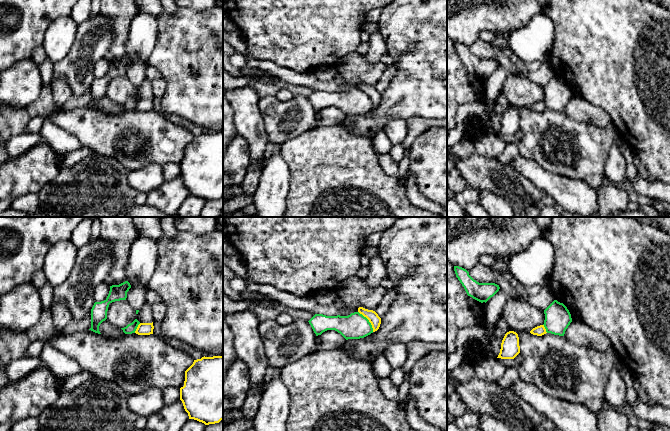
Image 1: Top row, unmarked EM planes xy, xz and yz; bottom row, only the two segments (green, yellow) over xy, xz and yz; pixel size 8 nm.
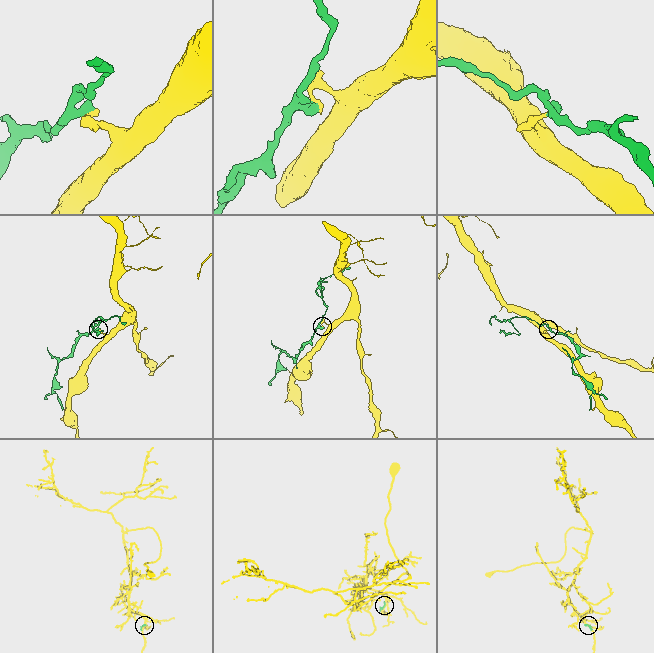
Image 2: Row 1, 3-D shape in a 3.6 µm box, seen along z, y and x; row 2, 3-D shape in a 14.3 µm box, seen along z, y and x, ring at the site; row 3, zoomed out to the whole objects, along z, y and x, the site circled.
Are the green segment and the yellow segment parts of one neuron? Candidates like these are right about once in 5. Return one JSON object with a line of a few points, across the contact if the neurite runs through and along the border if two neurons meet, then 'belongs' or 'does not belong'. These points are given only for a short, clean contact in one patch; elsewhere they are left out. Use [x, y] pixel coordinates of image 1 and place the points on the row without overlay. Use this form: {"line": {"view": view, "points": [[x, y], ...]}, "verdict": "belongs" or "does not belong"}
{"line": {"view": "xz", "points": [[358, 87], [368, 96], [373, 107]]}, "verdict": "does not belong"}

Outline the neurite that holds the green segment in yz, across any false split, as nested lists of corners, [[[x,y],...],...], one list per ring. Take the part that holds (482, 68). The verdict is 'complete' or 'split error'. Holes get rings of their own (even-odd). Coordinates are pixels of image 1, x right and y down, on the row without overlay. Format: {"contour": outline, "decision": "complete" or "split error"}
{"contour": [[[454,42],[454,47],[467,71],[481,79],[486,79],[500,65],[499,61],[495,59],[477,58],[469,51],[469,48],[462,43]]], "decision": "complete"}

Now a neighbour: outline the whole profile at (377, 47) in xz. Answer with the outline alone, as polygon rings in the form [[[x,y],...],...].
[[[379,32],[370,34],[368,40],[369,49],[365,54],[365,57],[370,64],[374,64],[380,61],[381,57],[387,53],[387,46],[384,38]]]

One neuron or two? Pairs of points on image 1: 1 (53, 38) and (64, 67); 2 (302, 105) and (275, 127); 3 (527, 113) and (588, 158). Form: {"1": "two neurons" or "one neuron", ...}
{"1": "two neurons", "2": "one neuron", "3": "one neuron"}

